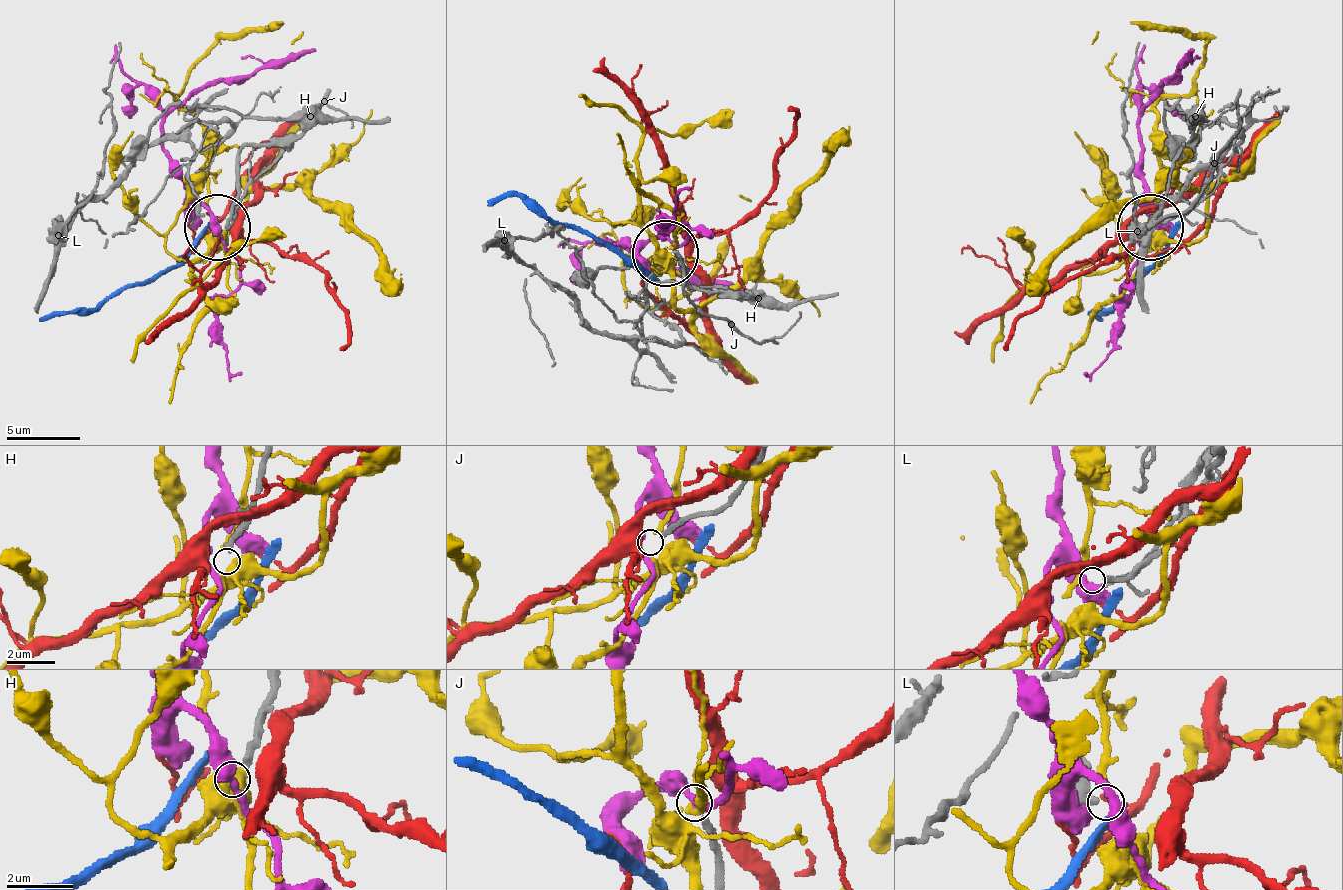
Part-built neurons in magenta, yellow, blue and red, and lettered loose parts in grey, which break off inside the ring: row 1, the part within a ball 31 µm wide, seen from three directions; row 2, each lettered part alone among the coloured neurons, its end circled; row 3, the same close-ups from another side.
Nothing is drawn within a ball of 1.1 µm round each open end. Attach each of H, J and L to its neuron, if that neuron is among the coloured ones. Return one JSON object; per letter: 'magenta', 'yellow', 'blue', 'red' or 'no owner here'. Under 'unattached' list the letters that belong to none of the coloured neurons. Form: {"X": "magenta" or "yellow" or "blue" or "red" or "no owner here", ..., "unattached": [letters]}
{"H": "no owner here", "J": "no owner here", "L": "no owner here", "unattached": ["H", "J", "L"]}

